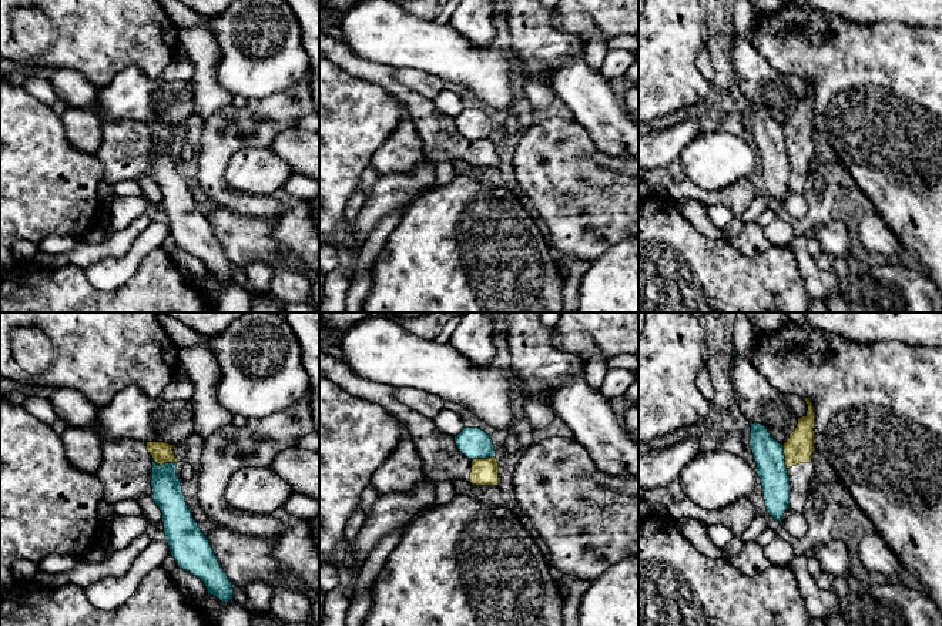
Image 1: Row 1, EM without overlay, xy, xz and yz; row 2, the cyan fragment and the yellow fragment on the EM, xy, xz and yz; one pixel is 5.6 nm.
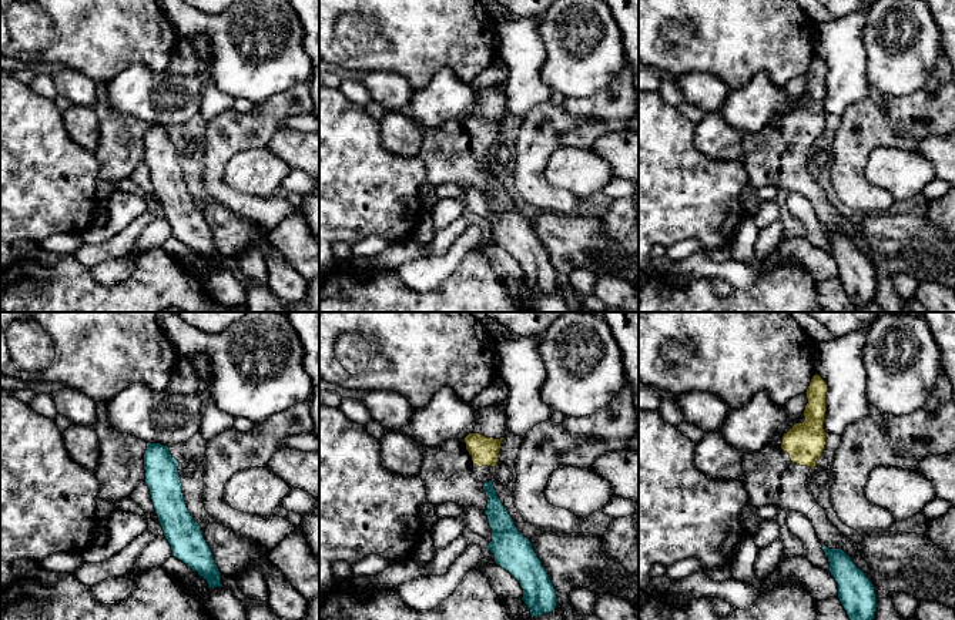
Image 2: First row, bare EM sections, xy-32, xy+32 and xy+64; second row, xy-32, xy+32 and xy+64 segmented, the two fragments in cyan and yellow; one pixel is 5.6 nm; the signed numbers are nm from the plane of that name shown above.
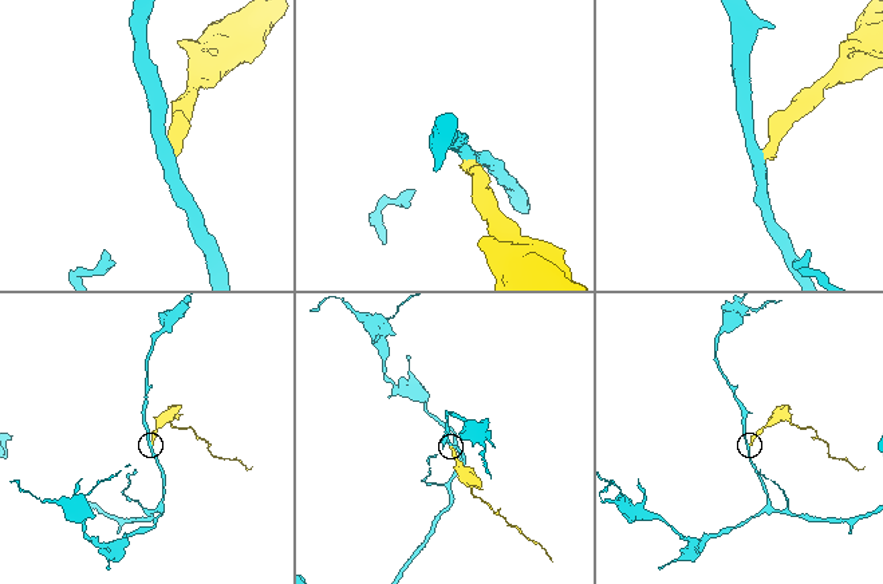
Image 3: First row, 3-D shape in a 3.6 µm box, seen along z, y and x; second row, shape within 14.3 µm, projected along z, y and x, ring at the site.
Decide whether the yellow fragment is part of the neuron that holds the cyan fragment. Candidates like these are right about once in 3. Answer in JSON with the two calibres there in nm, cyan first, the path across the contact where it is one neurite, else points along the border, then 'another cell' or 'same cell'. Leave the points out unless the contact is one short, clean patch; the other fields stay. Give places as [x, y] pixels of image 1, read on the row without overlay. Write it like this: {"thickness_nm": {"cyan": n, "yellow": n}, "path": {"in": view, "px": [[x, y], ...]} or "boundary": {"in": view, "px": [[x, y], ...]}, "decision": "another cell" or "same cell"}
{"thickness_nm": {"cyan": 170, "yellow": 120}, "boundary": {"in": "xy", "px": [[153, 139], [160, 146], [176, 144]]}, "decision": "another cell"}

